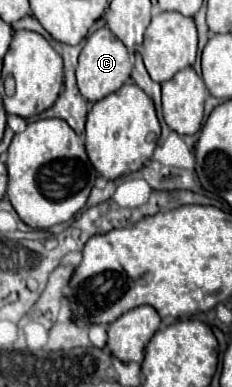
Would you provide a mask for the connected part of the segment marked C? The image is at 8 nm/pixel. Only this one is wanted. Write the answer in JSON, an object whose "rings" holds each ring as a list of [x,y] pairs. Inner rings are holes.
{"rings":[[[101,27],[87,37],[85,47],[79,55],[79,65],[77,65],[79,91],[87,101],[95,103],[95,101],[107,97],[109,93],[117,91],[131,77],[131,69],[133,69],[133,61],[129,57],[129,51],[125,49],[125,45],[107,27]]]}

